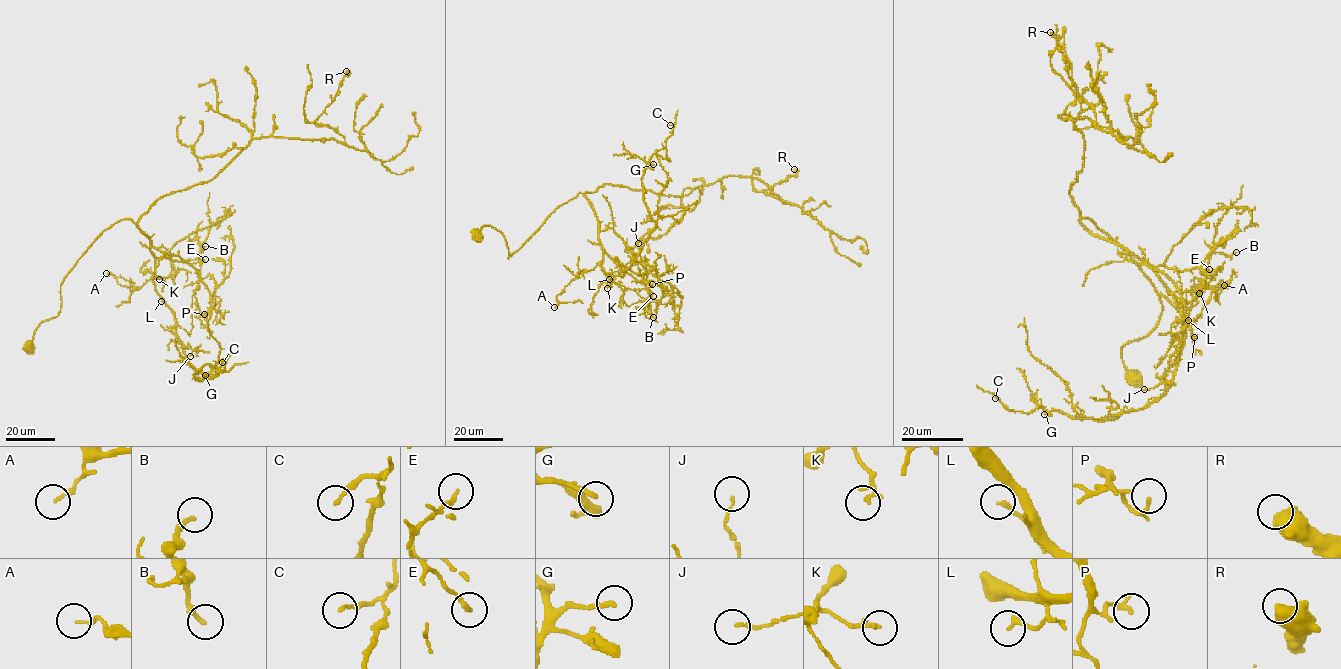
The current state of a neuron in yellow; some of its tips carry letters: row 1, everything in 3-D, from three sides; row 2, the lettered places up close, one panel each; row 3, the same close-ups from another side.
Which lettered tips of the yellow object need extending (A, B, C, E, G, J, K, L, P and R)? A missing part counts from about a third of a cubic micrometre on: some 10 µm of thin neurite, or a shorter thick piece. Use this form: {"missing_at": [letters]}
{"missing_at": ["G"]}

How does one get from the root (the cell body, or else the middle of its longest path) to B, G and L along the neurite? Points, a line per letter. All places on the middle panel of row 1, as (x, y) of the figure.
B: (477, 237), (483, 226), (498, 229), (508, 258), (581, 192), (598, 220), (599, 243), (646, 287), (653, 317)
G: (477, 237), (498, 229), (508, 258), (581, 192), (601, 267), (621, 275), (655, 226), (642, 182), (653, 164)
L: (477, 237), (483, 226), (498, 229), (508, 258), (581, 192), (598, 220), (609, 279)

